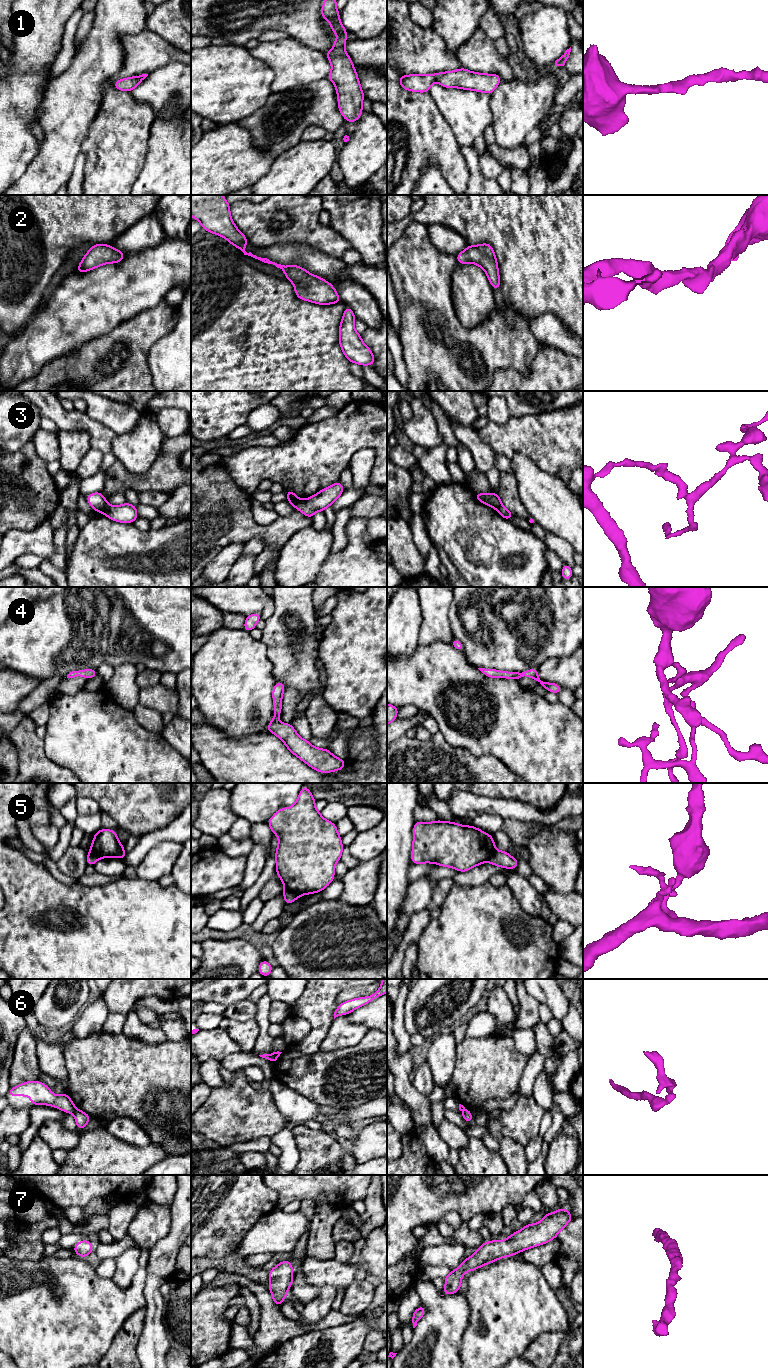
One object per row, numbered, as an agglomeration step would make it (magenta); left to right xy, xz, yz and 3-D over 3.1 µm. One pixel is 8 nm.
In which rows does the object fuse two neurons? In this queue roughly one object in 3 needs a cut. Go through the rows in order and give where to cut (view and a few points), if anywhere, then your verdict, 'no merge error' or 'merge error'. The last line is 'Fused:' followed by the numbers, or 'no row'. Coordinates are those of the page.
1: no cut | no merge error
2: no cut | no merge error
3: xy (106, 503), (100, 511) | merge error
4: no cut | no merge error
5: xz (285, 889), (293, 891), (298, 896) | merge error
6: xy (76, 1109), (72, 1112) | merge error
7: no cut | no merge error
Fused: 3, 5, 6

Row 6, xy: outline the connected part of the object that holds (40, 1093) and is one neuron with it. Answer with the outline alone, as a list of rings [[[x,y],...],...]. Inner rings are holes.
[[[28,1081],[10,1088],[7,1096],[30,1096],[31,1106],[38,1104],[54,1106],[67,1113],[73,1113],[76,1110],[67,1092],[56,1096],[46,1084],[39,1081]]]

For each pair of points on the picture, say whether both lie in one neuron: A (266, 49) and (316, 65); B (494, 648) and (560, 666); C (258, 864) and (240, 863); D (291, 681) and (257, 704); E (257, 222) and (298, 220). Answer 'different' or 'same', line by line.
A: same
B: different
C: different
D: different
E: same

